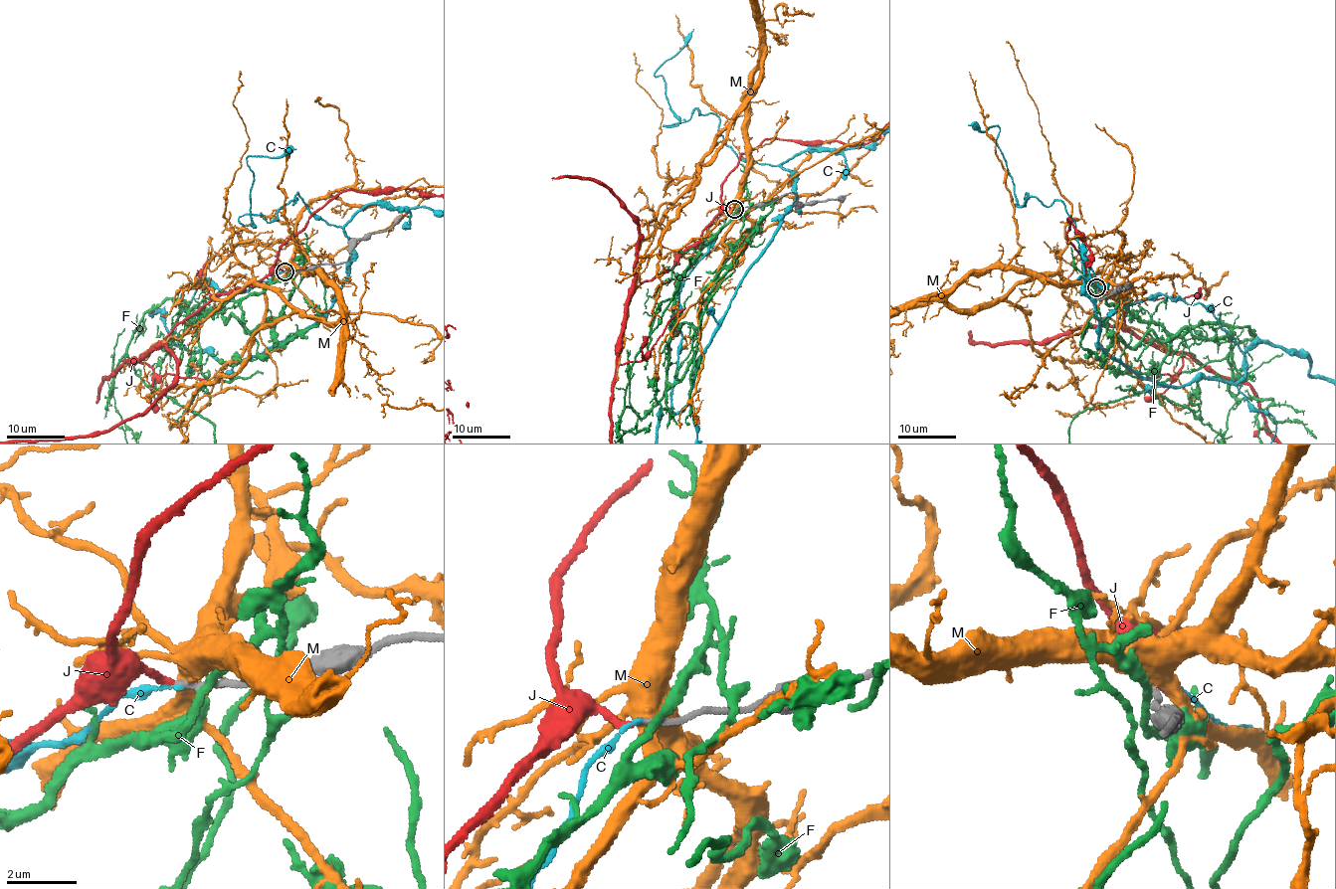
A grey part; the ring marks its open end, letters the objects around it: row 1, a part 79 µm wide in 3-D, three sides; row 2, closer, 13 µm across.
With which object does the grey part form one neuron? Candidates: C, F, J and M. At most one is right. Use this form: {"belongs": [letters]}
{"belongs": ["J"]}

